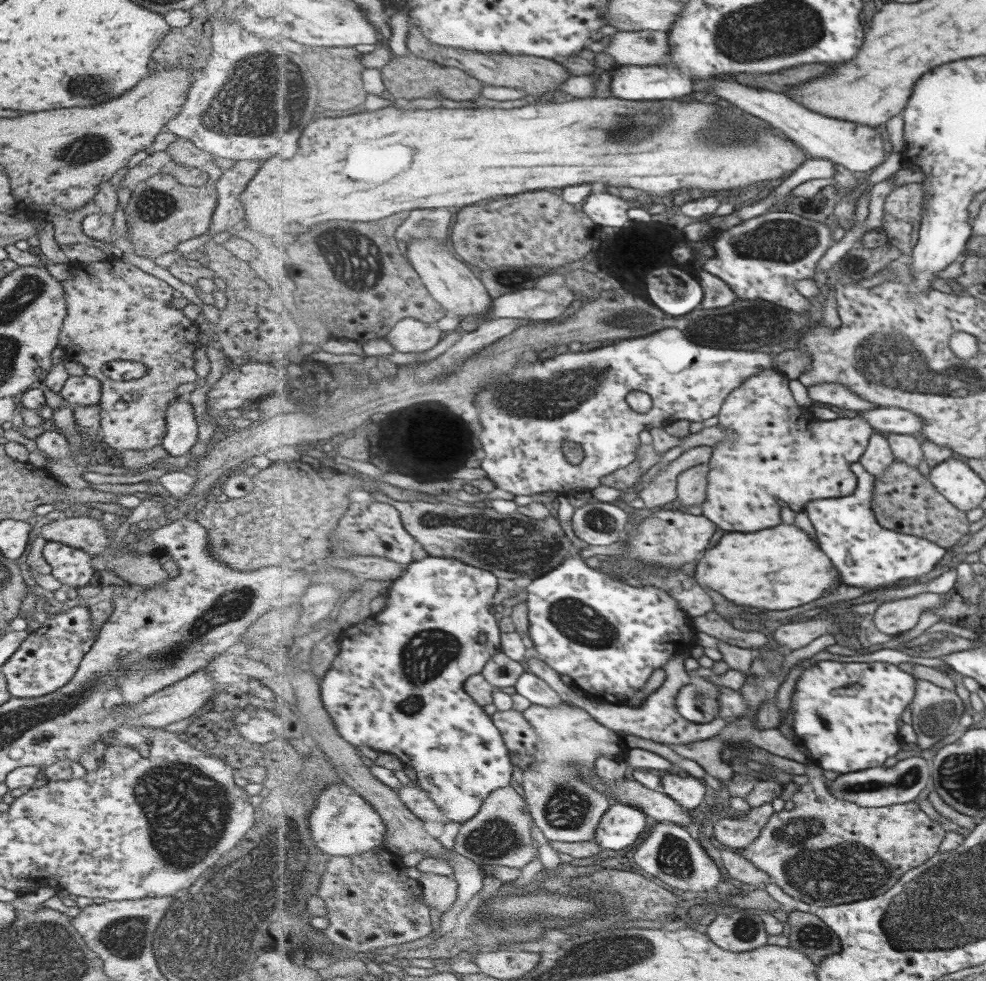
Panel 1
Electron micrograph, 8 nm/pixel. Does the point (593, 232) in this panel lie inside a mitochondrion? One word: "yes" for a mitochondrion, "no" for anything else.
no

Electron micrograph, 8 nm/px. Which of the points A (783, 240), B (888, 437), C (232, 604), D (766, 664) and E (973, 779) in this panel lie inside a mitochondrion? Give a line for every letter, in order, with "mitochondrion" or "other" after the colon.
A: mitochondrion
B: other
C: mitochondrion
D: mitochondrion
E: mitochondrion

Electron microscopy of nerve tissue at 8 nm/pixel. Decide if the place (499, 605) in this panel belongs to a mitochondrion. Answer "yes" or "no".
no

